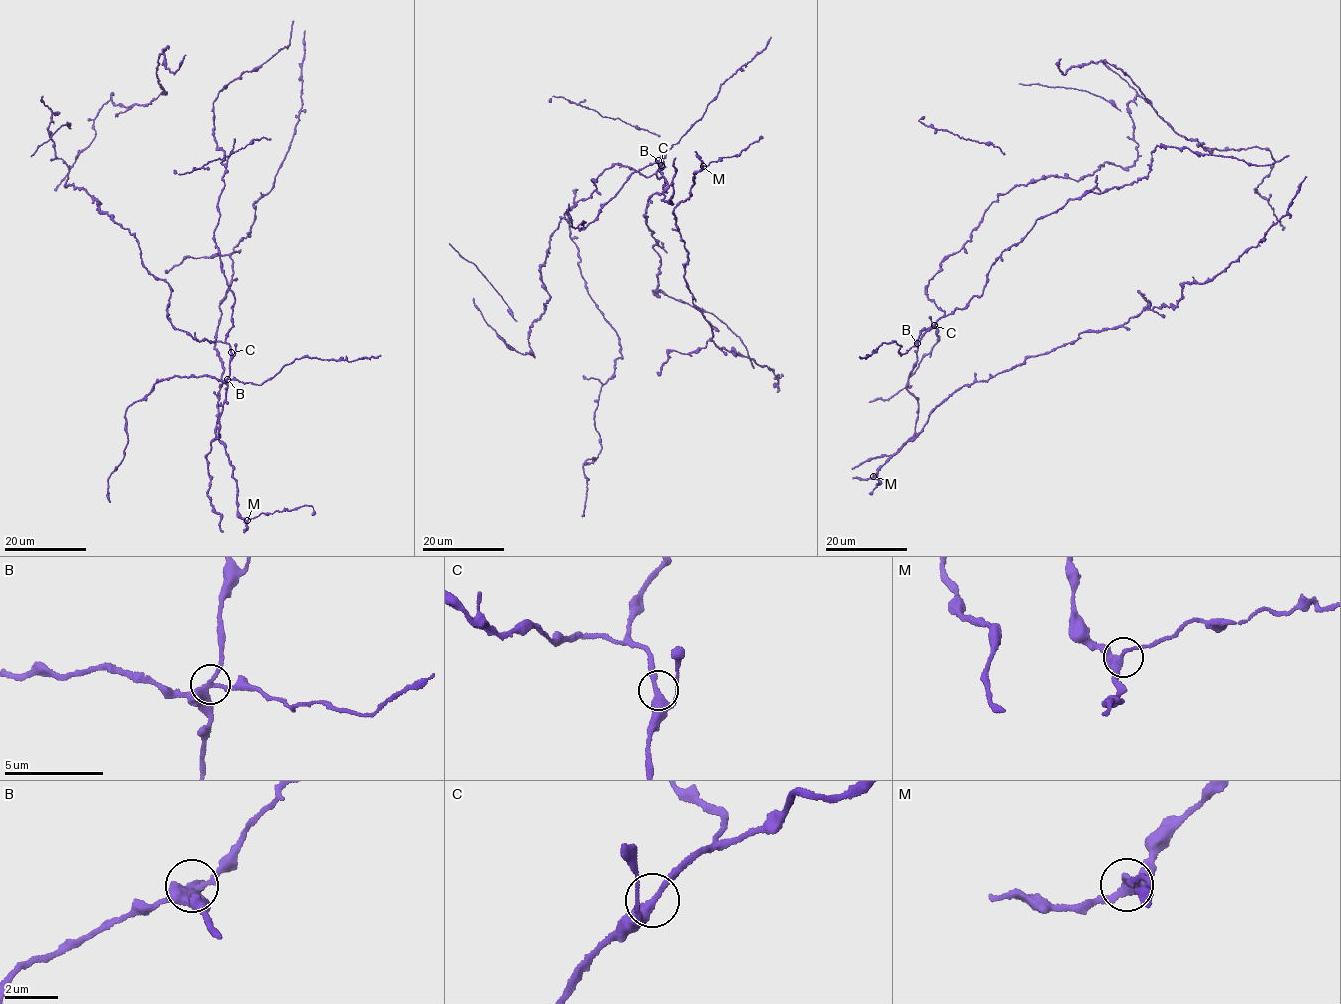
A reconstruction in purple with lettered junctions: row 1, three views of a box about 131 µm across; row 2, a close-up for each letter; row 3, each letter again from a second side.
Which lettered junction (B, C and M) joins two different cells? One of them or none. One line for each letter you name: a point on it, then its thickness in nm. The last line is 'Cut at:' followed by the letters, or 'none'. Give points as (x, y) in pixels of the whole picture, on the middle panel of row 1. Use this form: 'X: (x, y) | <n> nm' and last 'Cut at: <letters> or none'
B: (658, 160) | 280 nm
Cut at: B

